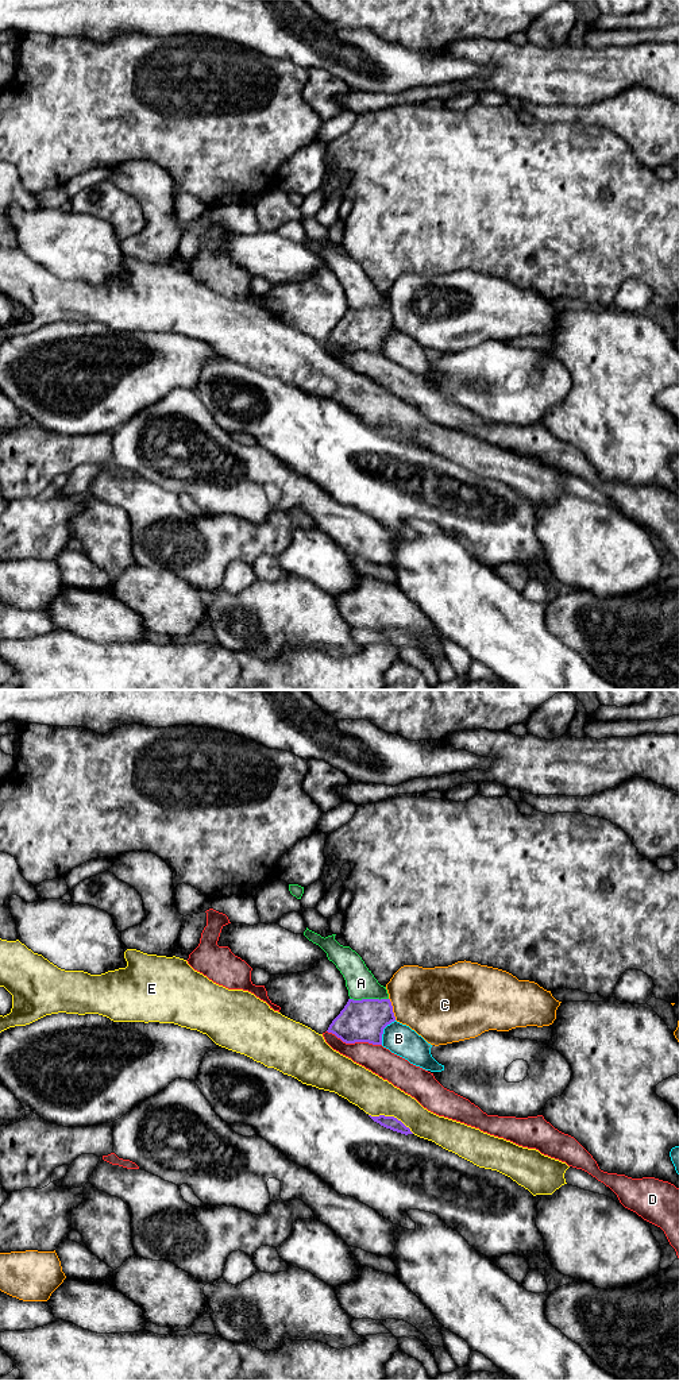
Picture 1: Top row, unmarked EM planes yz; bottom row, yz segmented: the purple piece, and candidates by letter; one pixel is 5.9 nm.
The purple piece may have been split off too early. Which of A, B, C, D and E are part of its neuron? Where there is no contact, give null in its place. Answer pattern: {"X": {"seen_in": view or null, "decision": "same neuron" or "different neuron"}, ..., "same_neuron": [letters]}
{"A": {"seen_in": "yz", "decision": "different neuron"}, "B": {"seen_in": "yz", "decision": "different neuron"}, "C": {"seen_in": "yz", "decision": "different neuron"}, "D": {"seen_in": "yz", "decision": "different neuron"}, "E": {"seen_in": "yz", "decision": "different neuron"}, "same_neuron": []}

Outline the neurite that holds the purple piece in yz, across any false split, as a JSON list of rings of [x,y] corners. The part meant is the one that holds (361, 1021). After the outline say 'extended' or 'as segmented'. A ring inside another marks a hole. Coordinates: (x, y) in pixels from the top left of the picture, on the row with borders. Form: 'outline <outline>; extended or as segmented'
outline [[[348,999],[327,1031],[346,1044],[382,1045],[383,1029],[394,1021],[390,999]]]; as segmented

